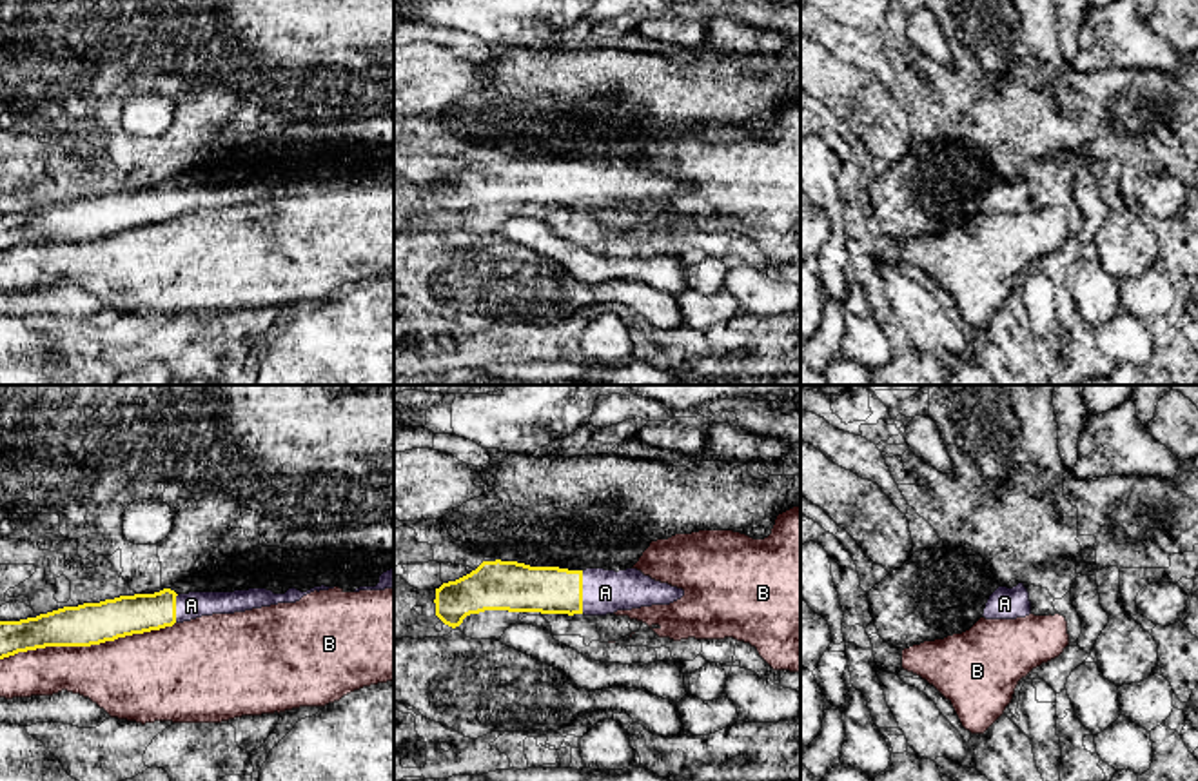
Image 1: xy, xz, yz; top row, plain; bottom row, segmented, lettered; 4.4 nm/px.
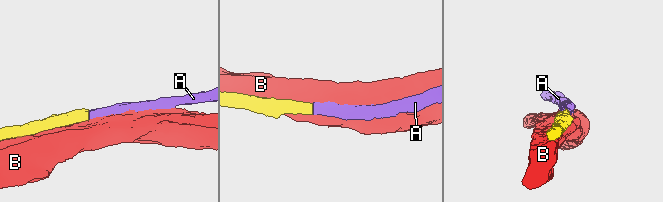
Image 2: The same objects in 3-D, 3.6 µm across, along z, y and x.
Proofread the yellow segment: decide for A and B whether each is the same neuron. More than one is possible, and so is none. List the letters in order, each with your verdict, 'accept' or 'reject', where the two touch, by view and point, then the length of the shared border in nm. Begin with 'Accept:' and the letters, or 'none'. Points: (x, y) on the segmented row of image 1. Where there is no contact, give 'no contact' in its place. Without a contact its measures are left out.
Accept: A
A: accept | xz (581, 593) | 190 nm
B: reject | xy (88, 645) | 800 nm

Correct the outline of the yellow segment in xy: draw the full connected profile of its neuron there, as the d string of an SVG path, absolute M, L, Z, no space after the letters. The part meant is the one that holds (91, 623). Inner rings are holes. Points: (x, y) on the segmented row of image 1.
M314 587L307 592L301 592L298 588L289 588L285 594L274 594L267 588L249 588L249 590L234 590L234 592L189 592L189 594L176 594L171 588L163 588L154 594L134 594L134 596L120 596L114 599L105 599L100 603L83 603L78 607L64 607L47 614L40 614L36 618L27 618L20 621L0 621L0 659L15 656L18 652L45 648L45 647L91 647L100 645L105 641L114 641L118 638L133 636L133 634L143 634L151 630L160 630L165 627L172 627L174 623L191 621L201 616L212 616L212 614L234 614L234 612L245 612L252 608L270 607L278 603L296 603L303 596L314 592L314 590L329 590L334 587Z

